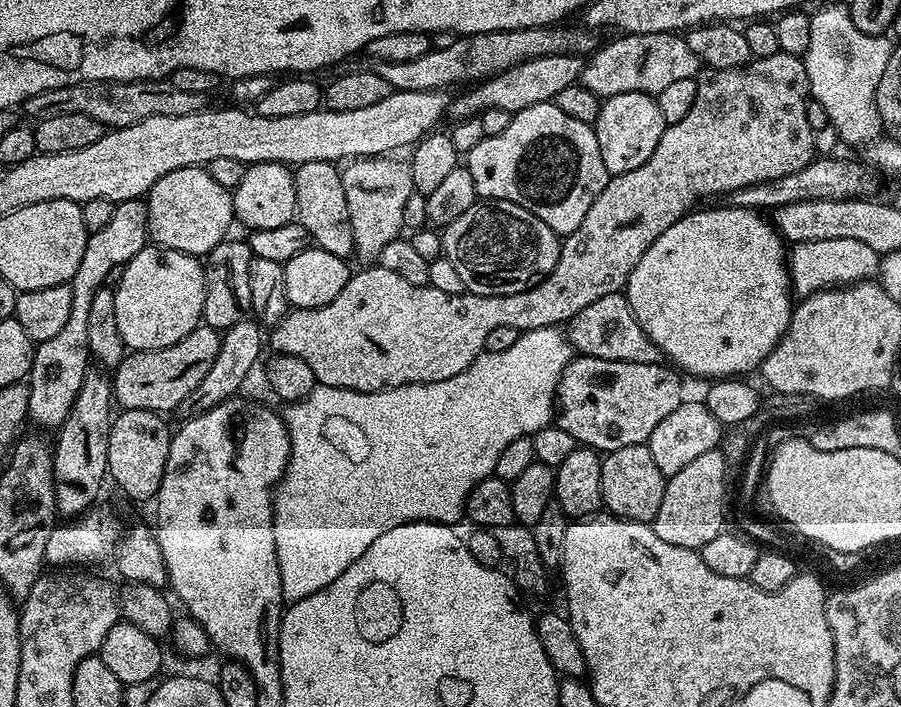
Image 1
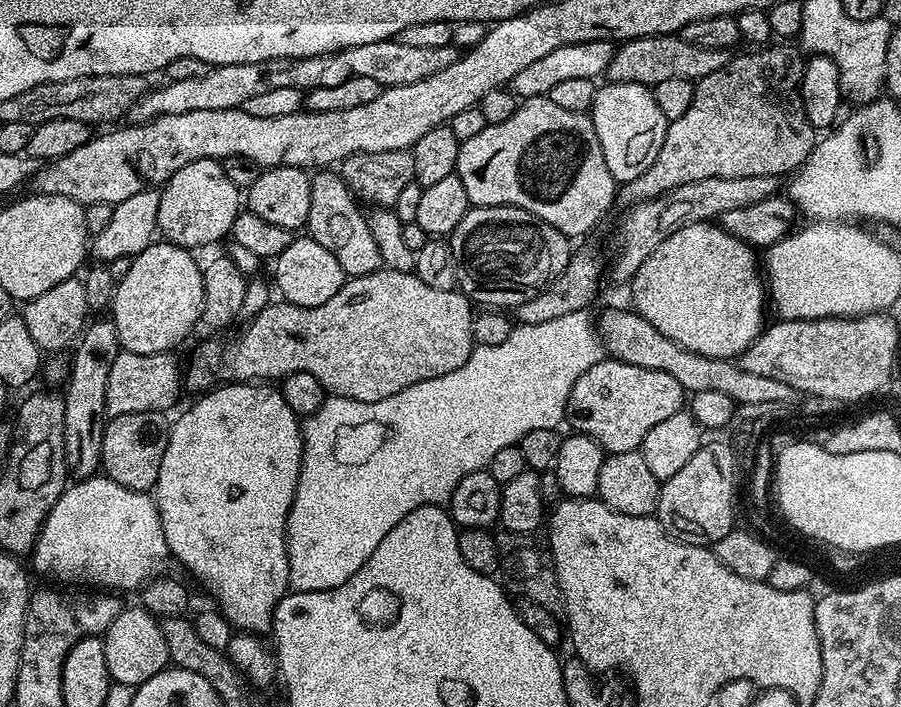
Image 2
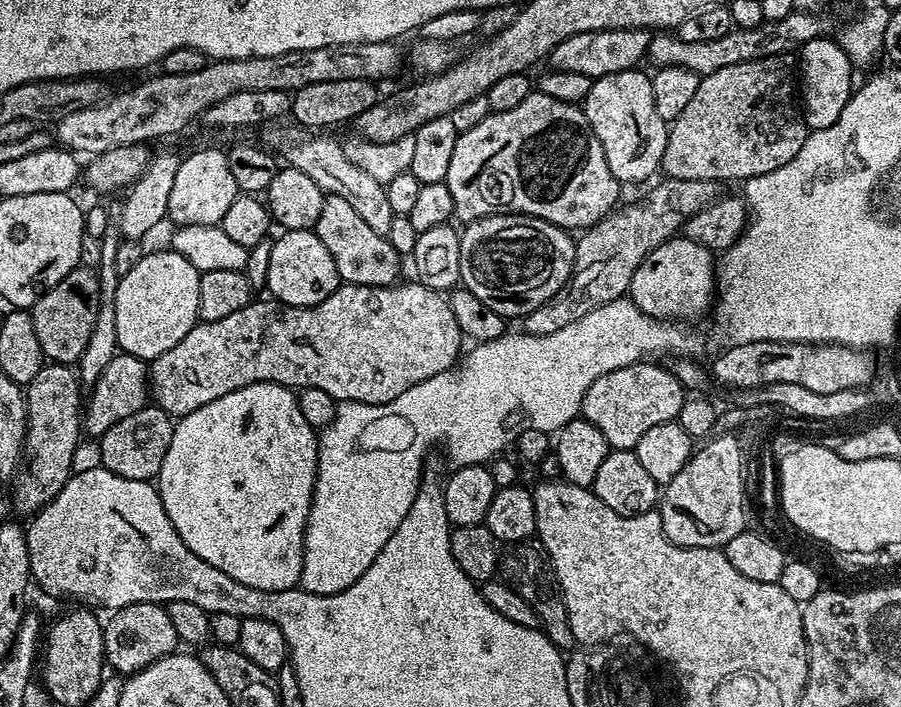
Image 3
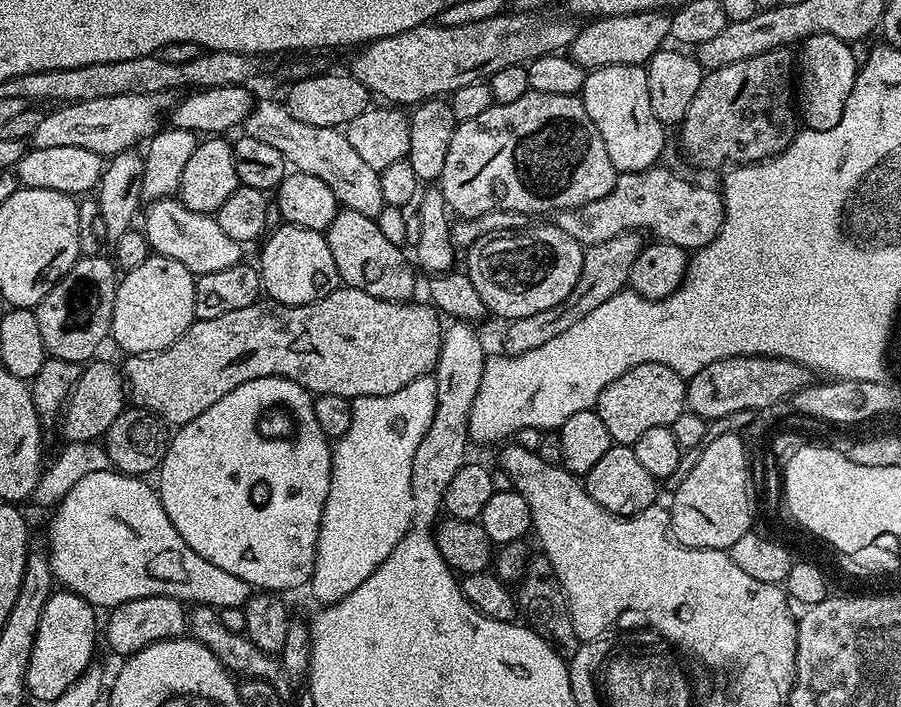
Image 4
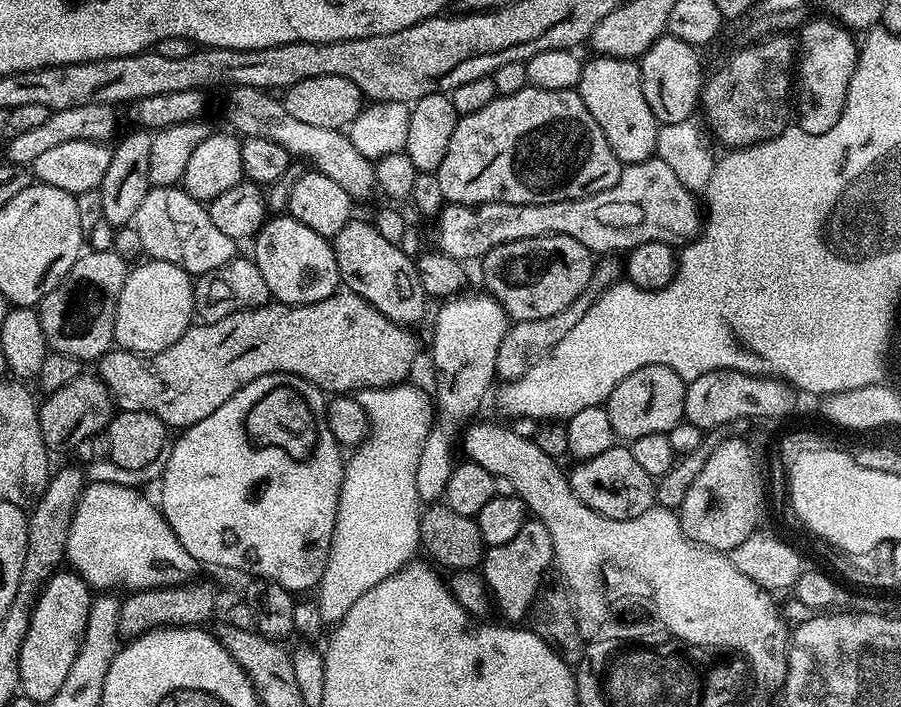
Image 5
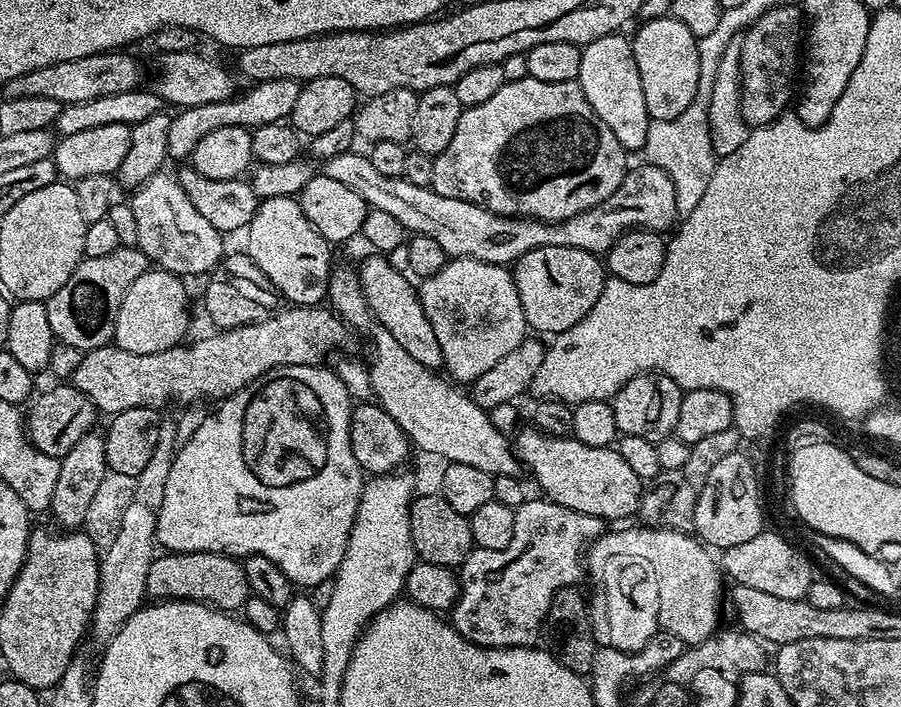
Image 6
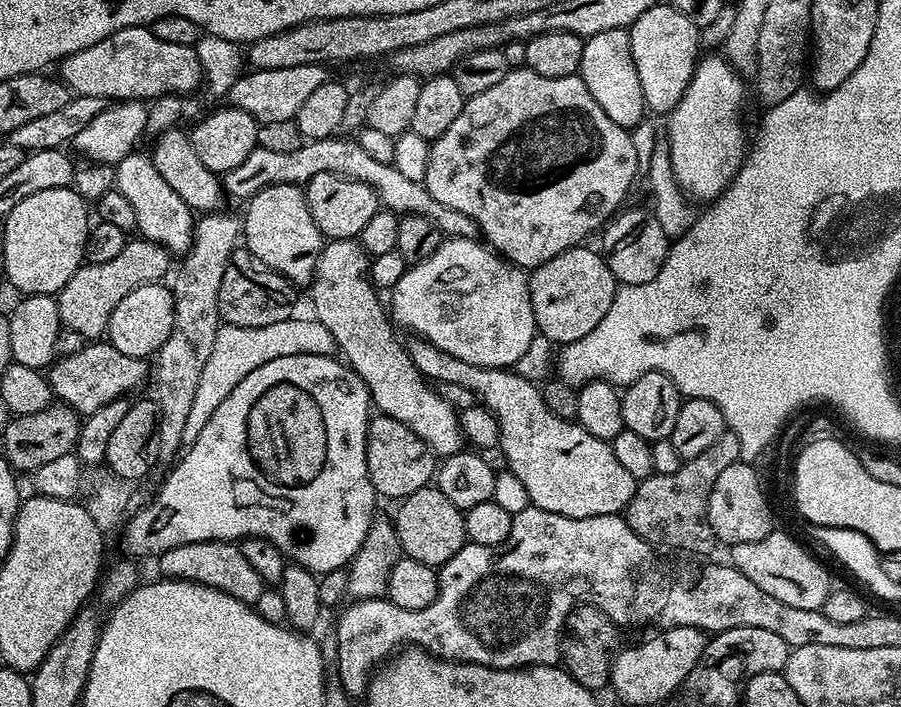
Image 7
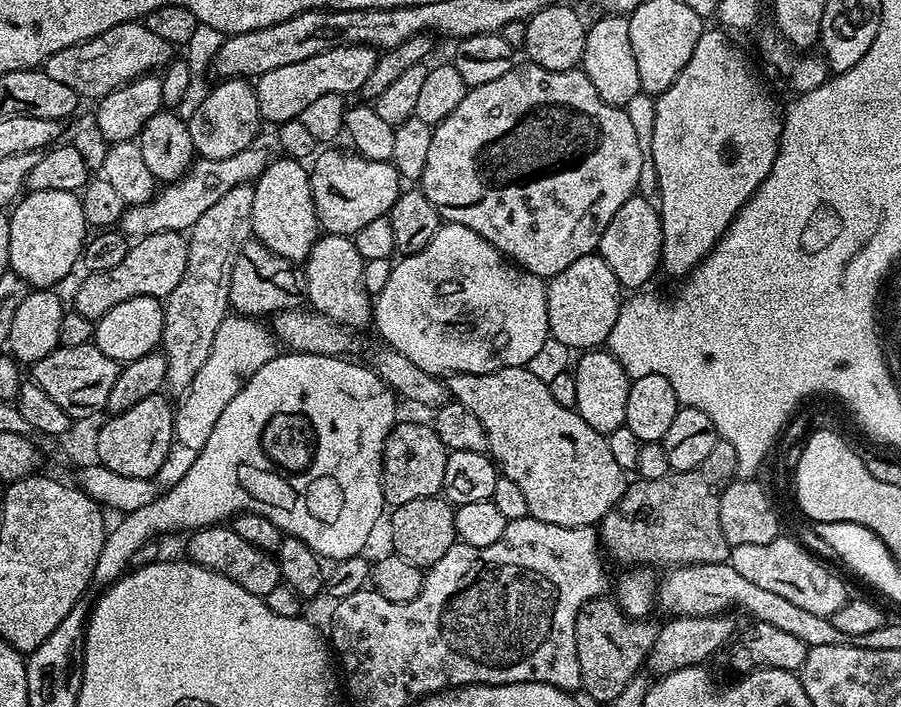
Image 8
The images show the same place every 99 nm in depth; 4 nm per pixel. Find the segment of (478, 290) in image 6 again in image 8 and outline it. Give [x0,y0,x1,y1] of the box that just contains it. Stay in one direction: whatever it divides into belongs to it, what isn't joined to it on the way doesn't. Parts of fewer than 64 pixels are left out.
[374,222,549,378]

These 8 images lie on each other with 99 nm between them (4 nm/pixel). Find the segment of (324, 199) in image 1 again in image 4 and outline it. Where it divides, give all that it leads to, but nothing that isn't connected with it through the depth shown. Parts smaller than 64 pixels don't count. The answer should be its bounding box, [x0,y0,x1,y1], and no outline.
[326,207,417,302]

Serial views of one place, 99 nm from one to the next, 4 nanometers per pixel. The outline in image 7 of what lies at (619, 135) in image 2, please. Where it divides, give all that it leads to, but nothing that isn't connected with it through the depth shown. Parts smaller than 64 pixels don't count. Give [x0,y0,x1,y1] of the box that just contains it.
[579,28,646,130]

